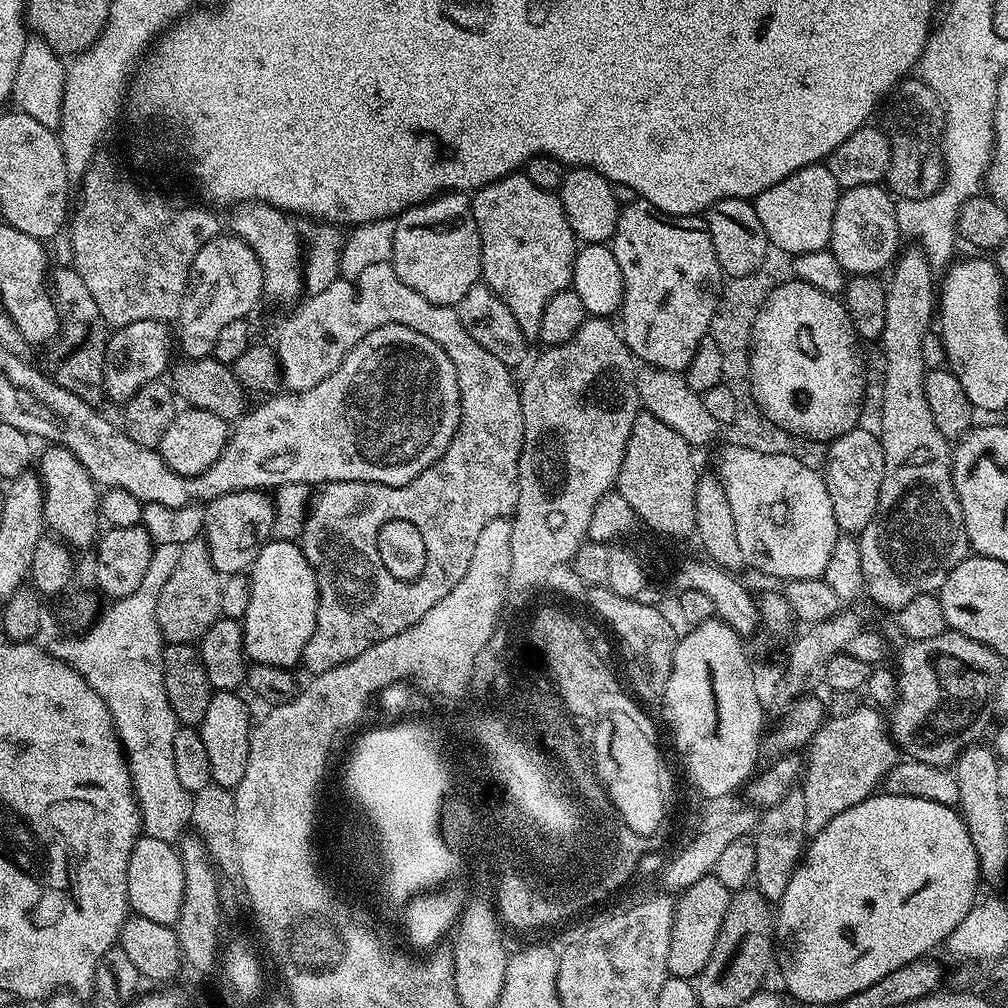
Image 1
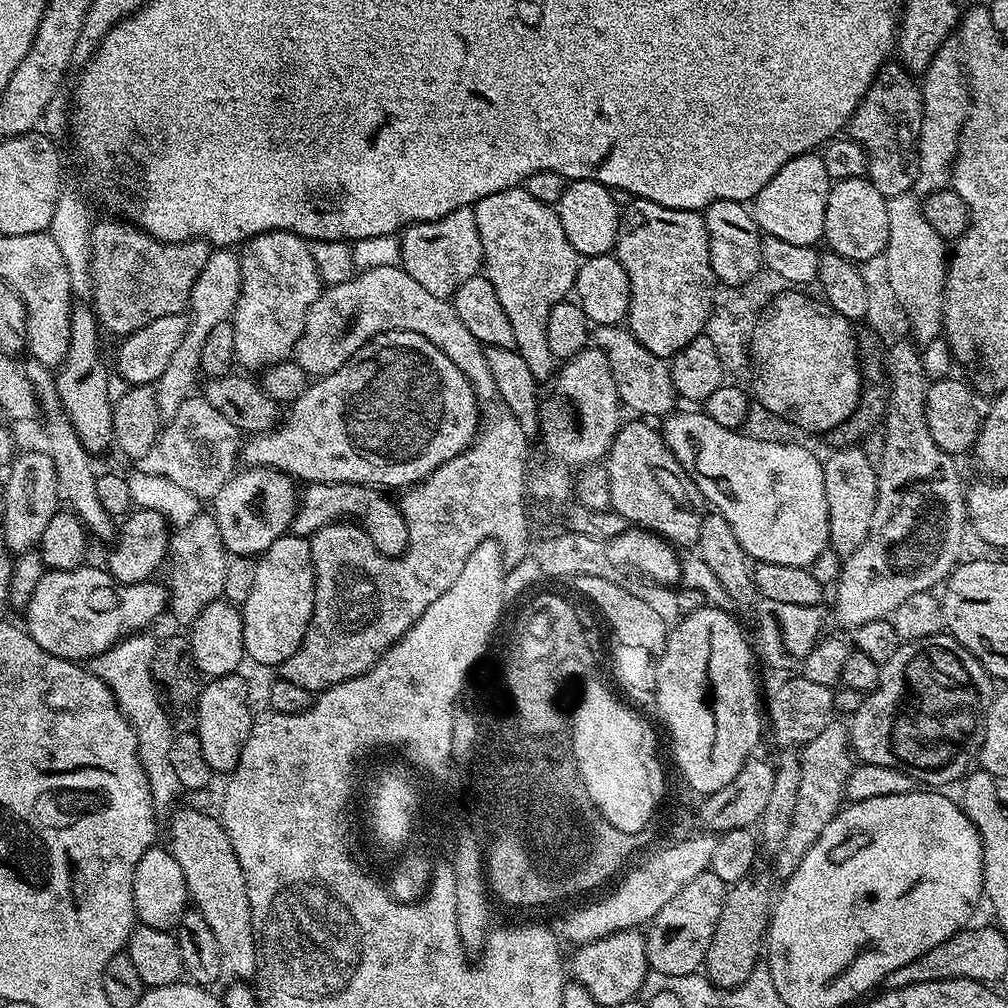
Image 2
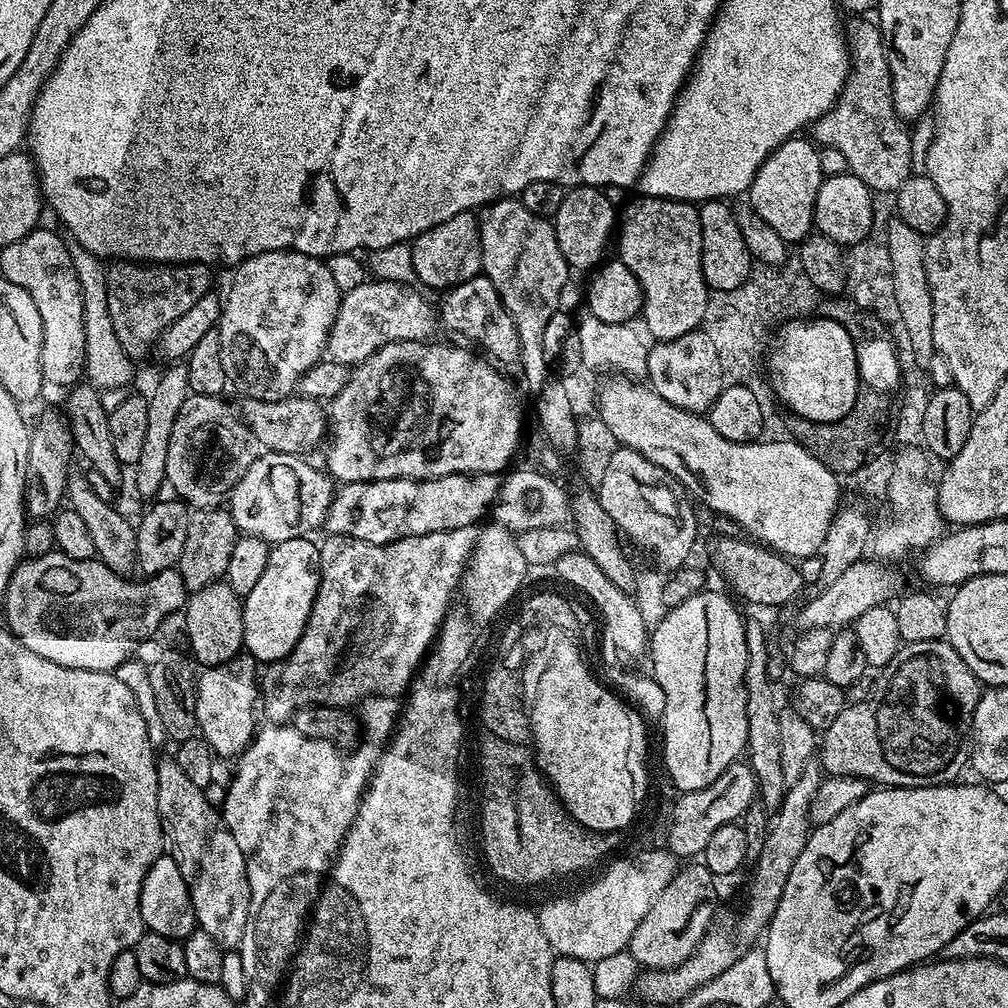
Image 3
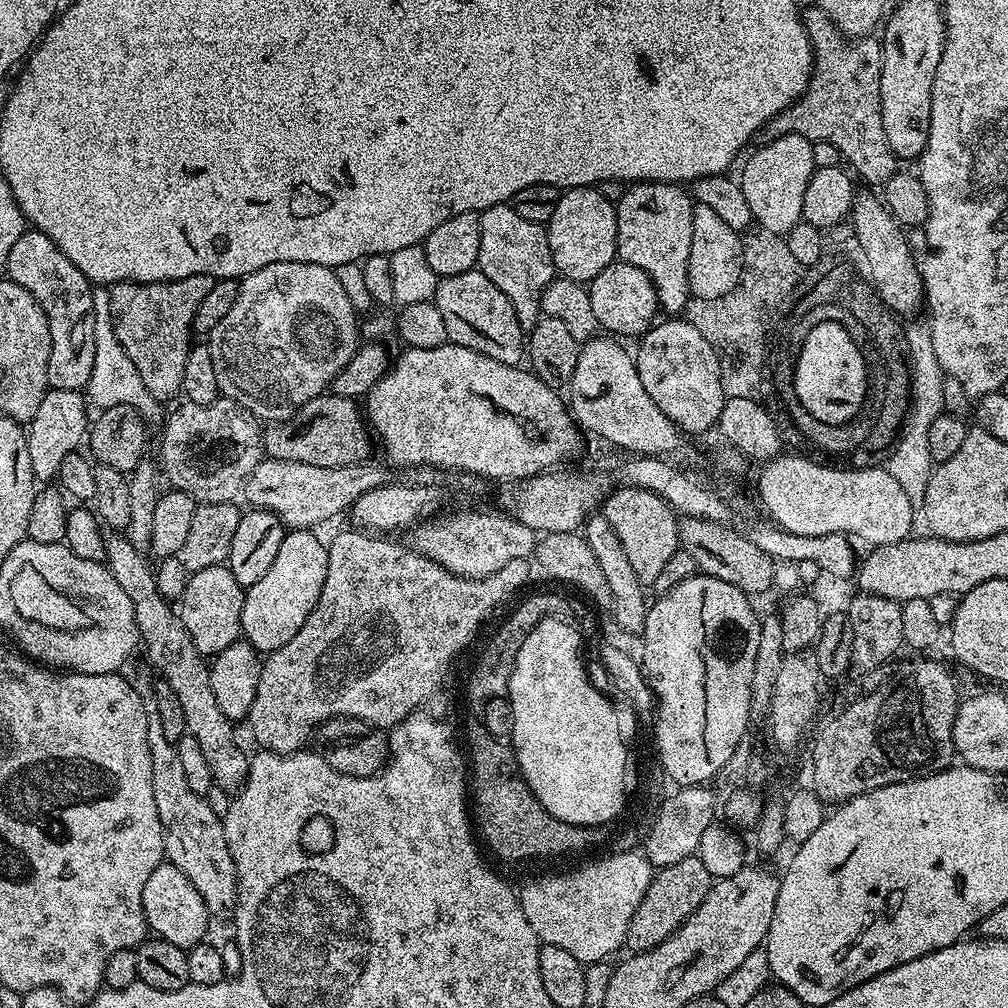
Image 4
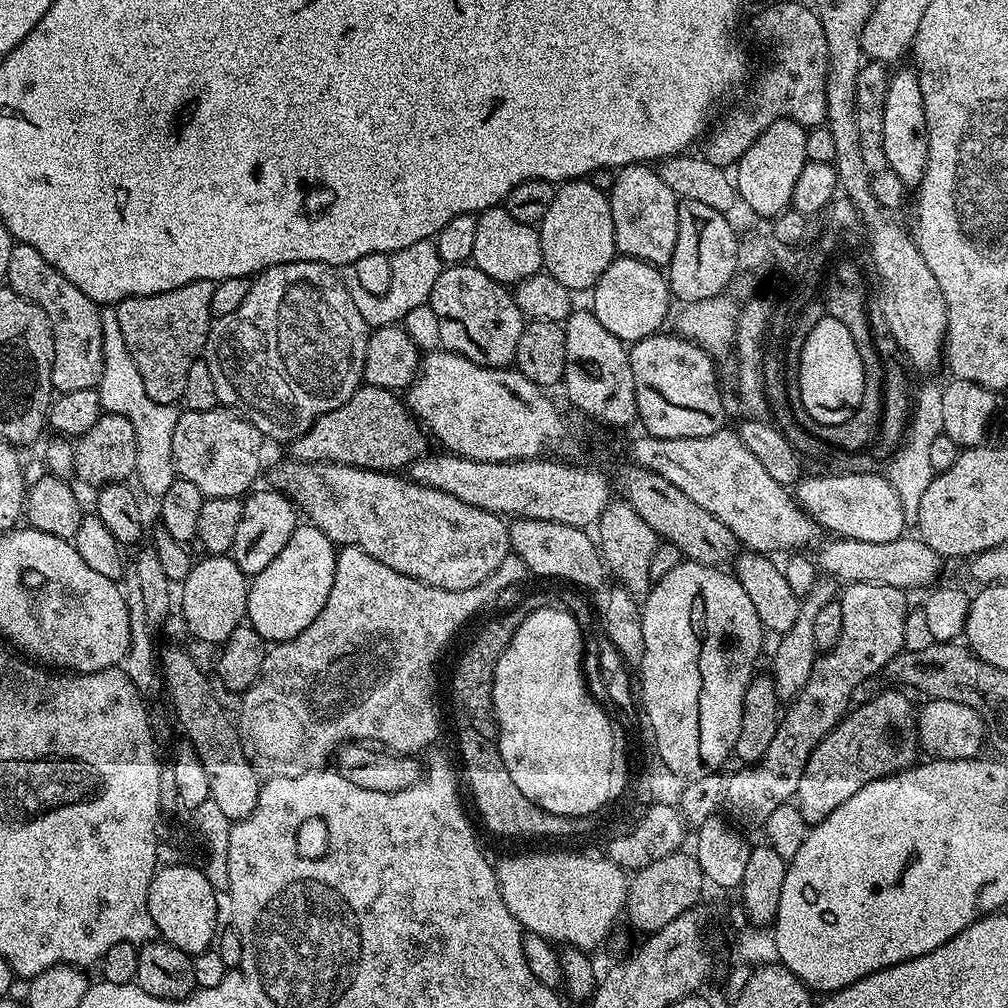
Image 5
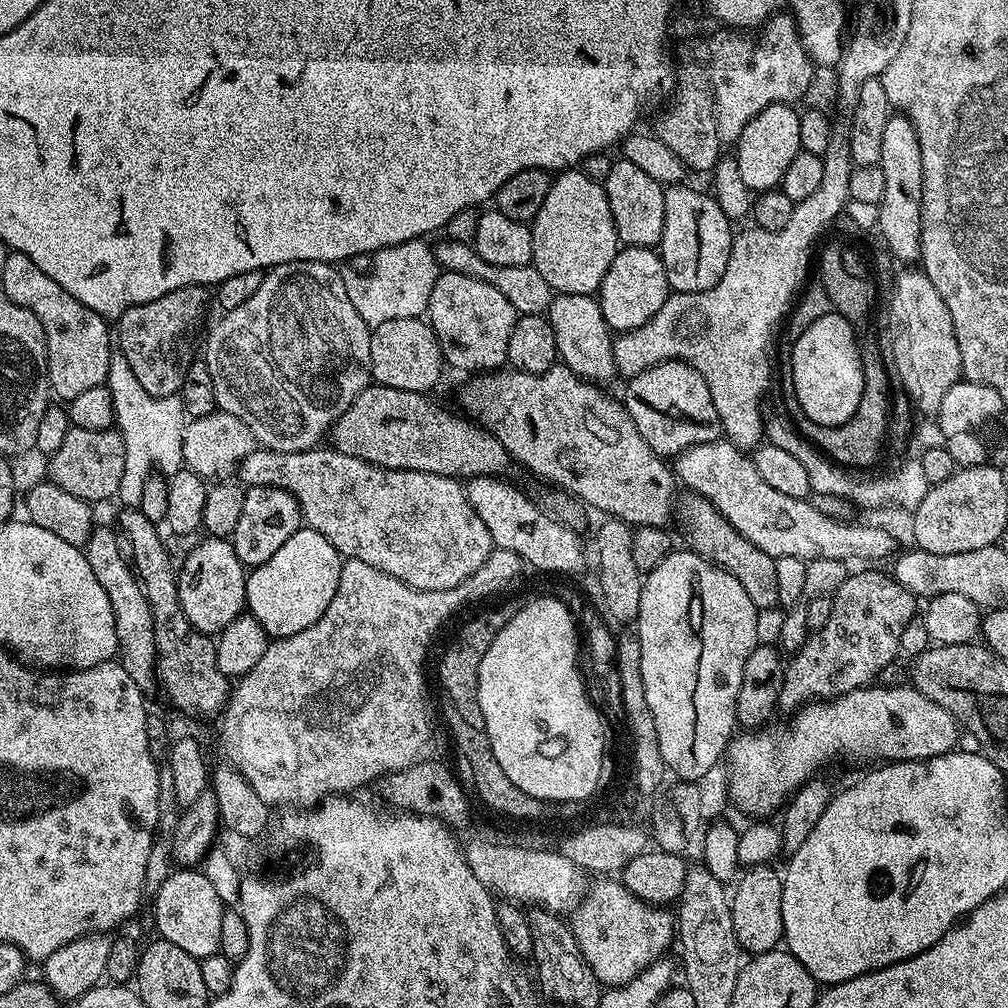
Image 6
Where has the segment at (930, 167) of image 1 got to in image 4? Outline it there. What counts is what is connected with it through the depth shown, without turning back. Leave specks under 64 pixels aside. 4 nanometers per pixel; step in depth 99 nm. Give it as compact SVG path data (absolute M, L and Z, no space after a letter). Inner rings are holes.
M815 4L805 7L802 12L804 29L812 43L812 81L800 97L800 108L789 106L788 116L776 118L772 128L761 128L758 136L761 141L772 140L772 132L782 132L805 136L813 142L829 139L828 108L836 108L833 141L840 152L843 163L857 177L861 176L868 184L882 186L898 171L898 161L886 142L886 129L882 126L882 98L880 97L880 75L884 61L884 49L875 35L849 38L828 14Z

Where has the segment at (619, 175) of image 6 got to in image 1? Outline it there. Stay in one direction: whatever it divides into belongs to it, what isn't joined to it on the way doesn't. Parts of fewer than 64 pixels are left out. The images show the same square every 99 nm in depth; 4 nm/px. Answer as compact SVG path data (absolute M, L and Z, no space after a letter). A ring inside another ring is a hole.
M638 198L633 204L621 207L610 247L614 258L618 258L618 270L622 270L624 305L618 316L624 319L622 335L626 346L641 365L683 373L690 366L696 347L709 335L717 301L722 296L720 263L718 254L714 254L714 242L708 233L707 223L699 215L666 214L658 210L658 206Z

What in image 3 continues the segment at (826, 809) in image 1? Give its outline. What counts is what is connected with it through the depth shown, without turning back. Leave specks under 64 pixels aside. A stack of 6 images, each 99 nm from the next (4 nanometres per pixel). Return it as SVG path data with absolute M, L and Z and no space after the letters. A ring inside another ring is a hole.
M815 759L806 762L806 770L802 770L802 778L788 785L784 801L775 809L774 819L768 829L768 837L758 862L750 868L752 881L748 884L748 897L744 900L744 913L733 924L713 923L707 934L698 942L694 954L686 958L677 968L663 970L644 970L639 973L634 983L637 992L648 1004L668 1004L671 1000L681 1002L691 991L697 990L706 982L710 982L718 974L722 974L739 959L741 955L757 943L765 935L768 923L772 921L774 910L778 910L778 902L782 898L782 890L786 886L786 878L790 878L790 870L794 870L794 862L798 862L798 854L808 841L810 821L808 807L812 804L817 790L820 788L822 769Z

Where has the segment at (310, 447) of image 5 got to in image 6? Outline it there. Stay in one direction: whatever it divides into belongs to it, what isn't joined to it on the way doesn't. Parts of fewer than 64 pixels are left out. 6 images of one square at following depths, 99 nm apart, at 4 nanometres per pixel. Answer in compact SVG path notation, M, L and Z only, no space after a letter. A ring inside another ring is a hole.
M372 382L363 388L346 406L346 410L330 429L330 444L337 452L350 454L350 458L362 458L362 462L370 462L374 466L382 466L390 470L414 470L426 474L442 474L453 478L471 478L474 476L499 476L514 468L514 461L508 451L494 438L487 428L481 428L467 415L455 416L444 408L439 408L434 401L422 392L410 390L394 390L390 386Z

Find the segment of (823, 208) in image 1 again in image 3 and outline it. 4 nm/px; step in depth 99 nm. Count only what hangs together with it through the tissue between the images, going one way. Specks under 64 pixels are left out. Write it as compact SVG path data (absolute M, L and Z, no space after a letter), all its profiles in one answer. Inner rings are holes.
M793 138L782 142L762 162L754 182L747 190L746 200L762 221L766 222L789 245L799 245L814 228L812 215L818 190L824 181L822 166L818 163L820 148L811 139Z

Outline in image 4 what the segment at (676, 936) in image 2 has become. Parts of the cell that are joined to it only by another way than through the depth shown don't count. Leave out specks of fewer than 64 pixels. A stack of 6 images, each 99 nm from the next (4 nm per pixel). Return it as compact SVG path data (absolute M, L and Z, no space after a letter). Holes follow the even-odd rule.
M698 855L682 858L682 862L674 862L674 866L659 869L653 875L650 886L638 902L638 910L634 910L634 918L630 918L630 926L626 930L624 943L629 953L645 952L670 938L678 926L702 906L706 894L712 889L714 879L709 874Z

